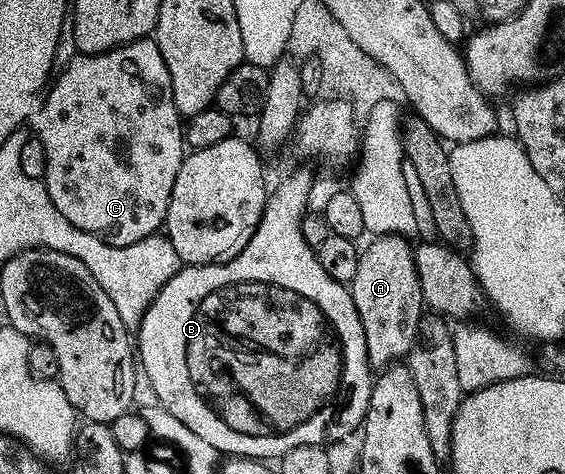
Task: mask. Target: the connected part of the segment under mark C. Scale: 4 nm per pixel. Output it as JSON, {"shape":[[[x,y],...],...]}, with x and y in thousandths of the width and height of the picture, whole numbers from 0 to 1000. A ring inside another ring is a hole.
{"shape":[[[257,78],[237,91],[221,91],[218,99],[202,99],[196,108],[182,108],[179,116],[135,112],[129,118],[129,124],[115,137],[113,152],[106,160],[101,156],[90,169],[88,181],[76,203],[78,219],[74,219],[74,209],[60,243],[60,253],[64,251],[62,283],[74,297],[81,323],[81,365],[74,384],[88,407],[88,424],[96,424],[103,449],[110,449],[110,458],[117,458],[117,466],[124,466],[124,475],[131,475],[152,492],[163,492],[175,504],[188,506],[195,517],[221,521],[232,513],[251,508],[260,496],[278,494],[290,479],[290,460],[297,456],[297,435],[301,432],[301,407],[308,399],[308,373],[315,373],[315,357],[329,325],[327,270],[322,266],[322,247],[308,222],[301,154],[287,129],[287,112],[280,103],[274,80]]]}

